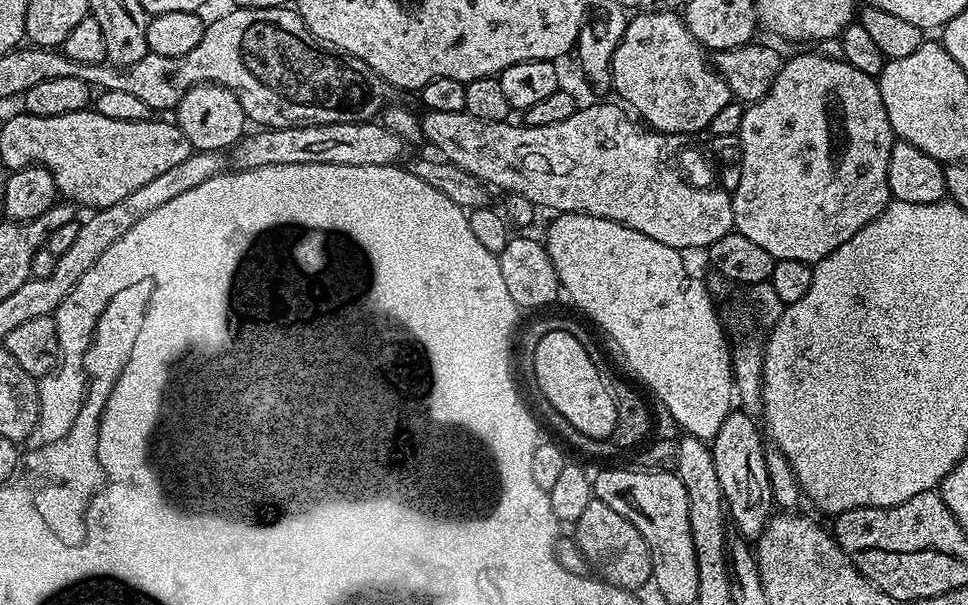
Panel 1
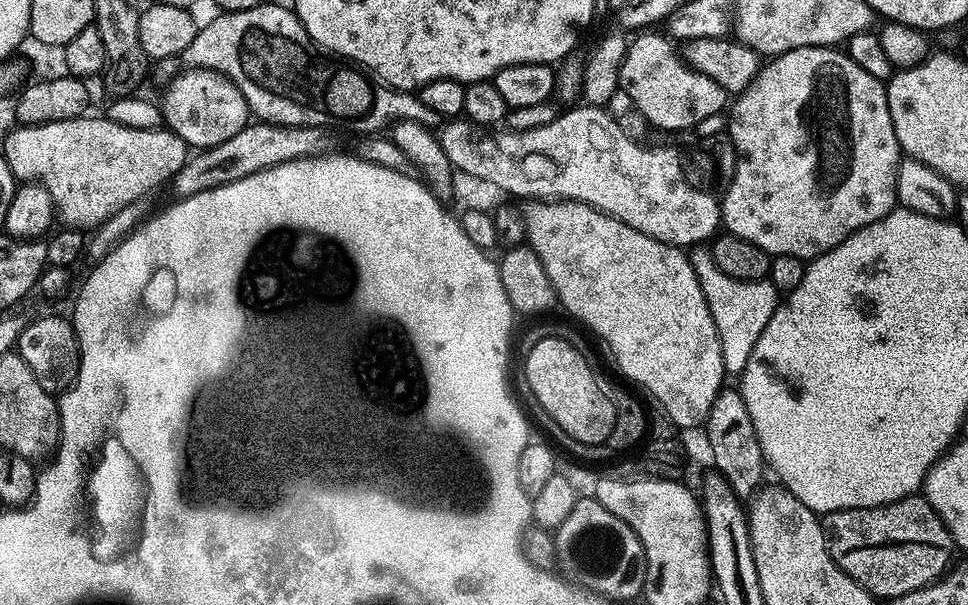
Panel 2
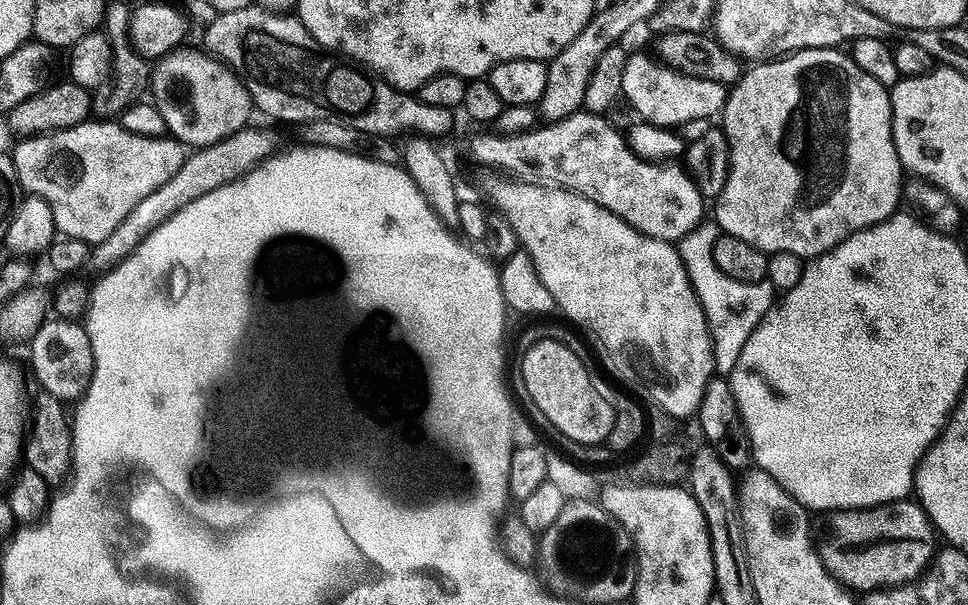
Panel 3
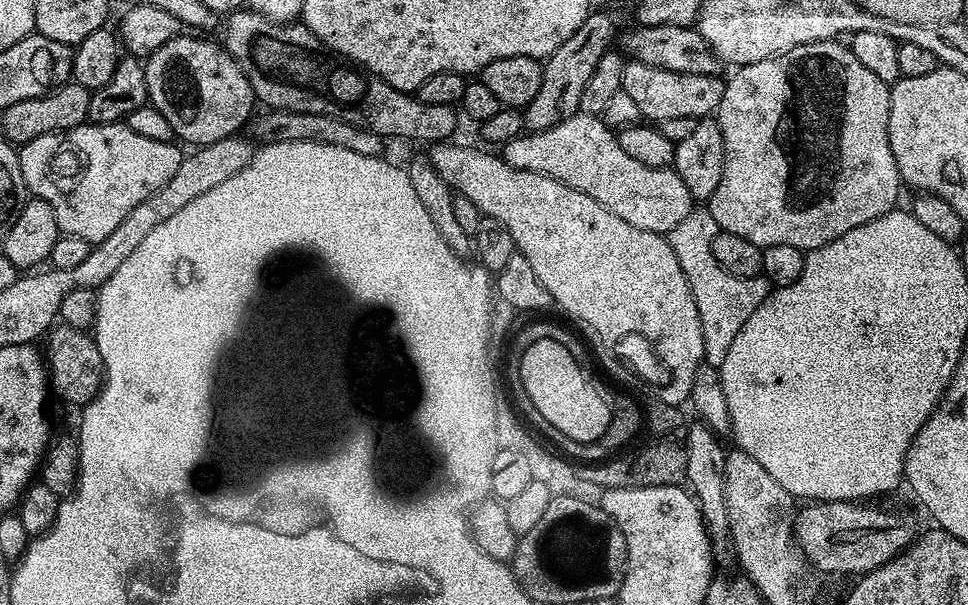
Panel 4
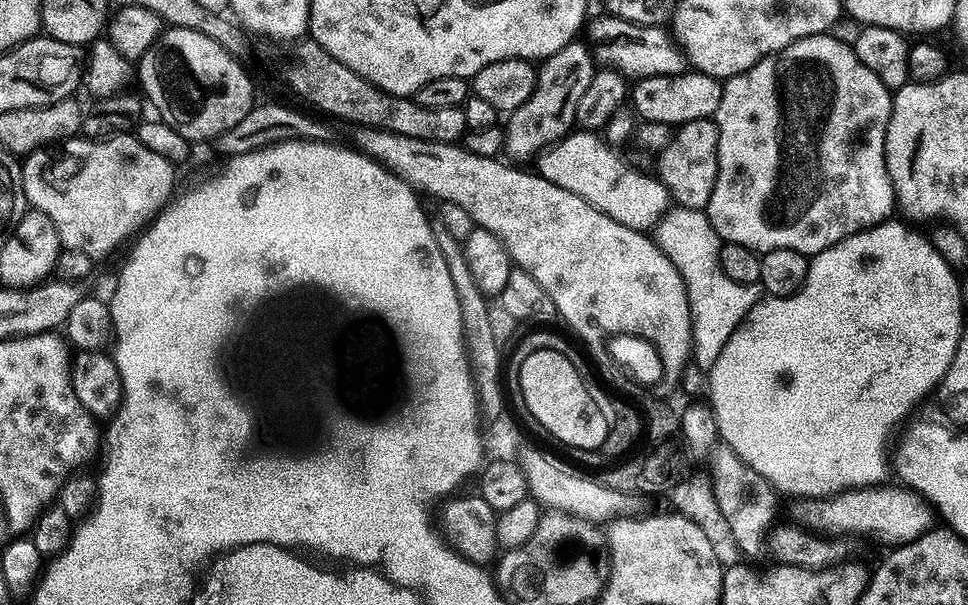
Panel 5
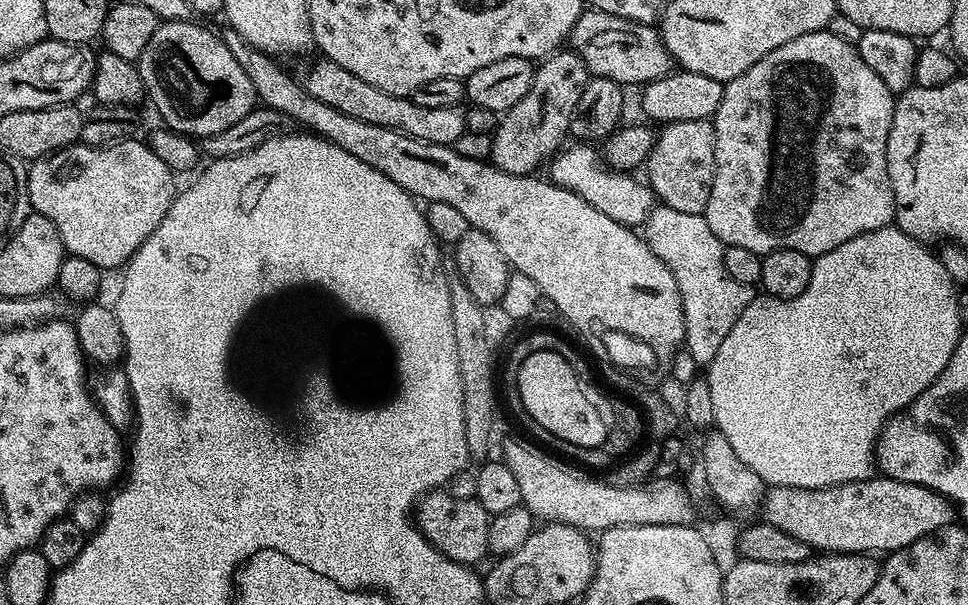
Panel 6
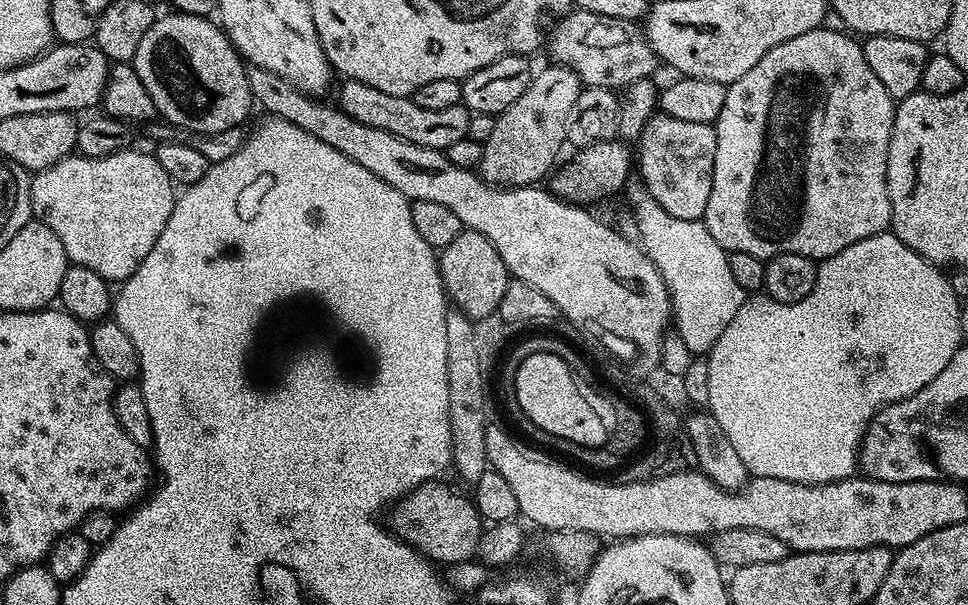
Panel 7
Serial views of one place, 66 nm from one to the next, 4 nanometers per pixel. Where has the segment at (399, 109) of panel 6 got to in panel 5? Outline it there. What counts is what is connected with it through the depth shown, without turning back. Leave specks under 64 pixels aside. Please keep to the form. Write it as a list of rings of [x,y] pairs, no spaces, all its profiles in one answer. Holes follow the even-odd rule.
[[[292,38],[287,42],[262,44],[260,60],[264,63],[265,70],[278,83],[285,84],[298,99],[305,100],[309,109],[325,117],[337,116],[340,120],[349,120],[350,123],[365,128],[381,128],[384,132],[402,134],[406,138],[433,140],[439,144],[457,143],[468,128],[463,108],[426,110],[426,106],[418,106],[415,99],[391,96],[366,78],[354,74],[350,66],[342,66],[338,58],[326,54],[326,50],[322,50],[322,46],[318,46],[314,39]]]

